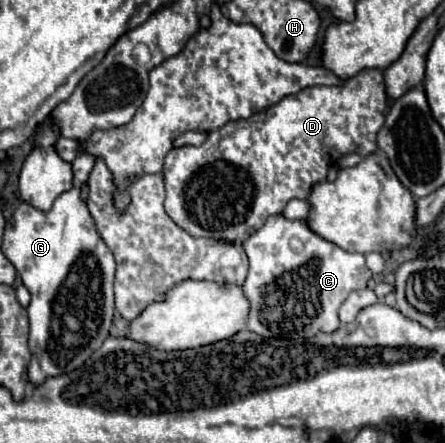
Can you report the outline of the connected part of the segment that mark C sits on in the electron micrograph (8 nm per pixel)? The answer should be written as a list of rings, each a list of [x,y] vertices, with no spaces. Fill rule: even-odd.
[[[281,214],[267,218],[265,226],[251,234],[243,248],[249,258],[249,274],[243,284],[243,292],[251,304],[247,326],[263,338],[309,338],[317,332],[335,332],[341,326],[341,304],[353,290],[365,288],[371,278],[363,254],[347,252],[337,244],[317,236],[305,220],[287,220]]]

